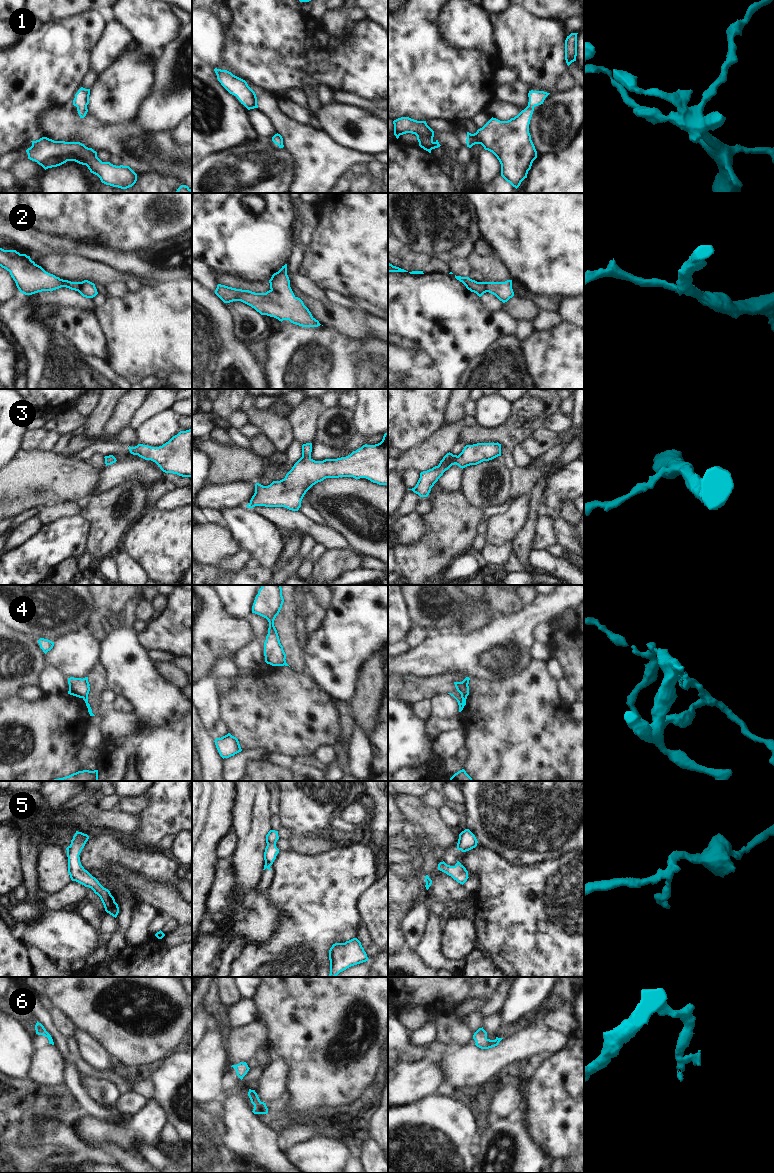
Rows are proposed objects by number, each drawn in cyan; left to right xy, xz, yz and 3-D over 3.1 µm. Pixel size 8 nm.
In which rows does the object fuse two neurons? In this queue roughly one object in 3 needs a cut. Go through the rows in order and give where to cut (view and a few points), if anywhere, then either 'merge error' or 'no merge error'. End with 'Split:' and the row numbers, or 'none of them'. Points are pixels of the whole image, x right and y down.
1: no cut; no merge error
2: no cut; no merge error
3: no cut; no merge error
4: cut in yz along (455, 683), (467, 684); merge error
5: no cut; no merge error
6: no cut; no merge error
Split: 4

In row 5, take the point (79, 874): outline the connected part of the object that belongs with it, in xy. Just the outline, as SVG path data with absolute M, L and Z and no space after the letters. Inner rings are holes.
M76 831L73 836L71 844L66 848L68 857L68 873L72 881L76 881L85 887L91 888L94 893L100 897L105 911L116 918L119 913L119 907L115 902L114 897L108 889L104 888L99 881L81 865L79 855L88 839L89 836L87 834L78 831Z

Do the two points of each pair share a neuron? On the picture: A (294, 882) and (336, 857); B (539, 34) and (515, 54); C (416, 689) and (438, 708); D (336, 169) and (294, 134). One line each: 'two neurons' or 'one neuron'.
A: one neuron
B: one neuron
C: two neurons
D: one neuron

